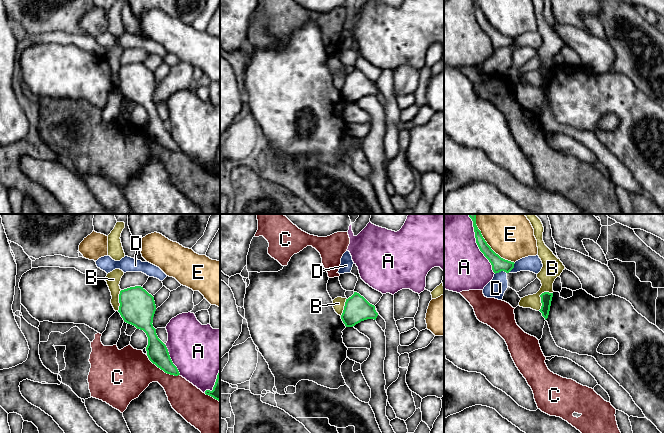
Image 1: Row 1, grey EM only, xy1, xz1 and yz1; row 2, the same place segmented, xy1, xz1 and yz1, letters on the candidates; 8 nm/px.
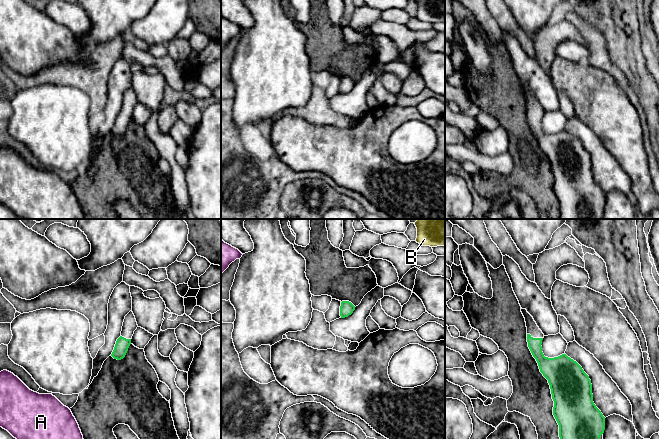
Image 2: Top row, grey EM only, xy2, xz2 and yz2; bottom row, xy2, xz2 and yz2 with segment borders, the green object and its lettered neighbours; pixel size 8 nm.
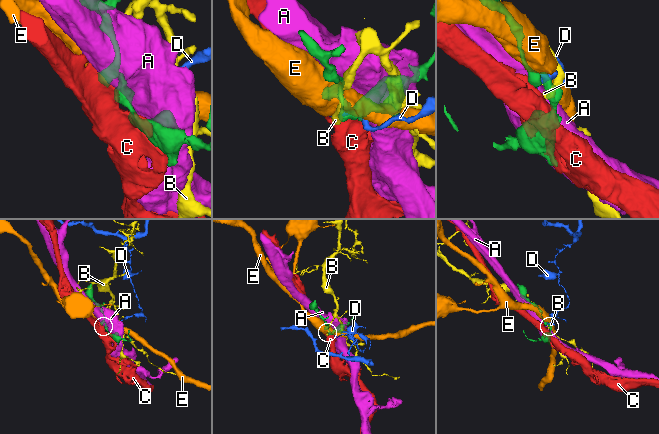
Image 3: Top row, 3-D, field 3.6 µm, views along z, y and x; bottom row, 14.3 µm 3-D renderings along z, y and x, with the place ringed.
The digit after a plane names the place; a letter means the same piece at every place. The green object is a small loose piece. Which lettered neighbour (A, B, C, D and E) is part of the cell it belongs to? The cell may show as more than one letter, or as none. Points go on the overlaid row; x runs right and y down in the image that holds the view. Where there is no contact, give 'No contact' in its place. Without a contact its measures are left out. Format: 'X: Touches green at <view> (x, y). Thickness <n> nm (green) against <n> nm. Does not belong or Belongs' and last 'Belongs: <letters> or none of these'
A: Touches green at yz1 (477, 244). Thickness 120 nm (green) against 500 nm. Does not belong
B: Touches green at yz1 (540, 296). Thickness 90 nm (green) against 160 nm. Does not belong
C: Touches green at xy1 (162, 369). Thickness 170 nm (green) against 340 nm. Does not belong
D: Touches green at yz1 (500, 271). Thickness 120 nm (green) against 150 nm. Does not belong
E: Touches green at yz1 (486, 243). Thickness 120 nm (green) against 380 nm. Does not belong
Belongs: none of these

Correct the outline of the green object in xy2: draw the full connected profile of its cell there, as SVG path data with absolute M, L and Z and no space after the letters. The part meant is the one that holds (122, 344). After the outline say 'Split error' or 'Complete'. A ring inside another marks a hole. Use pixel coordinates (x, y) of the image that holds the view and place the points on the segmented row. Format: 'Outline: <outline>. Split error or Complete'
Outline: M132 310L125 316L121 336L117 339L111 356L114 359L121 360L125 357L131 344L131 339L138 325Z. Split error

